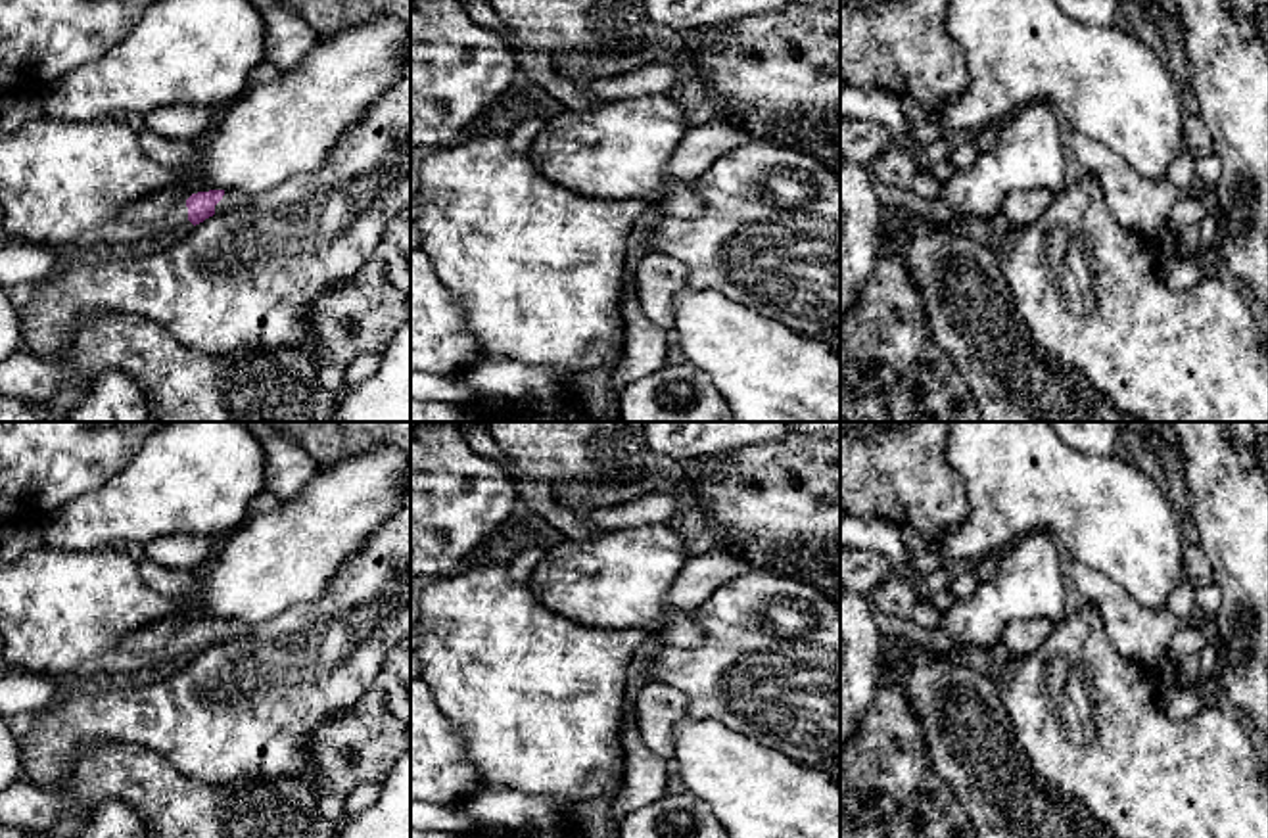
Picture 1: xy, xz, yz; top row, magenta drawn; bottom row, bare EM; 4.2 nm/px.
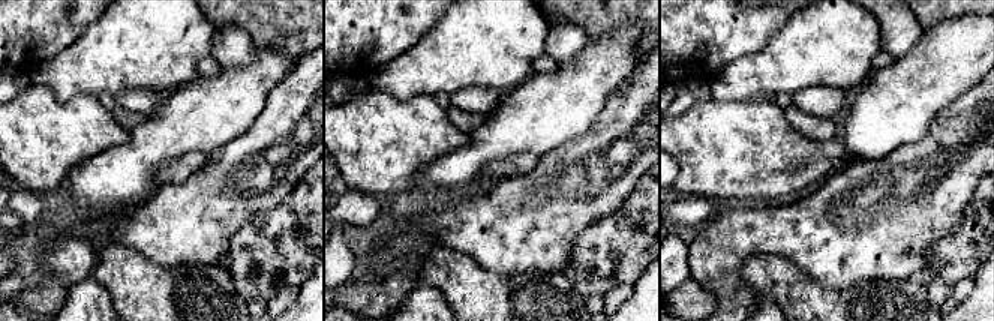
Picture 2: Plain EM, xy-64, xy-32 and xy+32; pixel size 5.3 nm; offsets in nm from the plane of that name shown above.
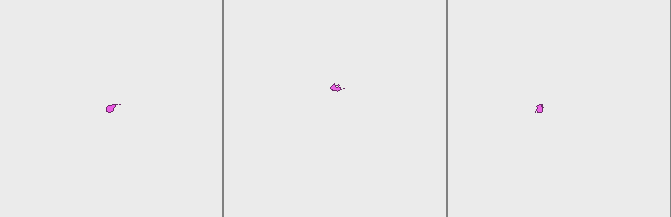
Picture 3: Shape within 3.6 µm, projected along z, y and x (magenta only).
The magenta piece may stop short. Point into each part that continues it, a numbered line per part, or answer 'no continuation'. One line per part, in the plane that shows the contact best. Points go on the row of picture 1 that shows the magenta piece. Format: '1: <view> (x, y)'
1: xy (66, 185)
2: xy (231, 200)

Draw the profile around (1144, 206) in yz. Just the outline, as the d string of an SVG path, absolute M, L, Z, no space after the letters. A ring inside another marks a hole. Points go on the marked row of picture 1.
M1067 125L1065 144L1082 169L1097 176L1111 213L1124 228L1153 238L1159 228L1168 224L1178 201L1178 188L1170 180L1139 176L1107 146Z

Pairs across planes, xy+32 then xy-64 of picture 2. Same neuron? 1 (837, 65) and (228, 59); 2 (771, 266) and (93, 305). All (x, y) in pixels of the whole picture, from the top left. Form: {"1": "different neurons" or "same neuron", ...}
{"1": "different neurons", "2": "different neurons"}

